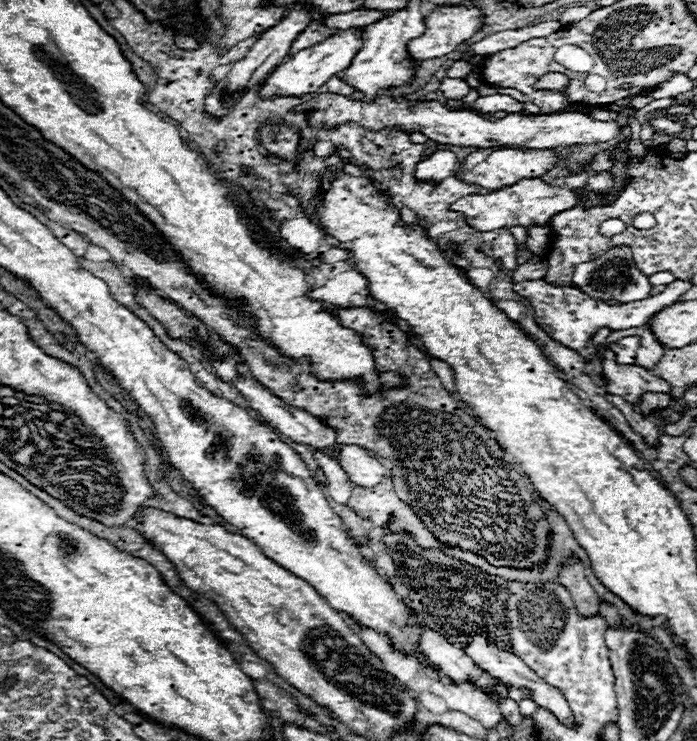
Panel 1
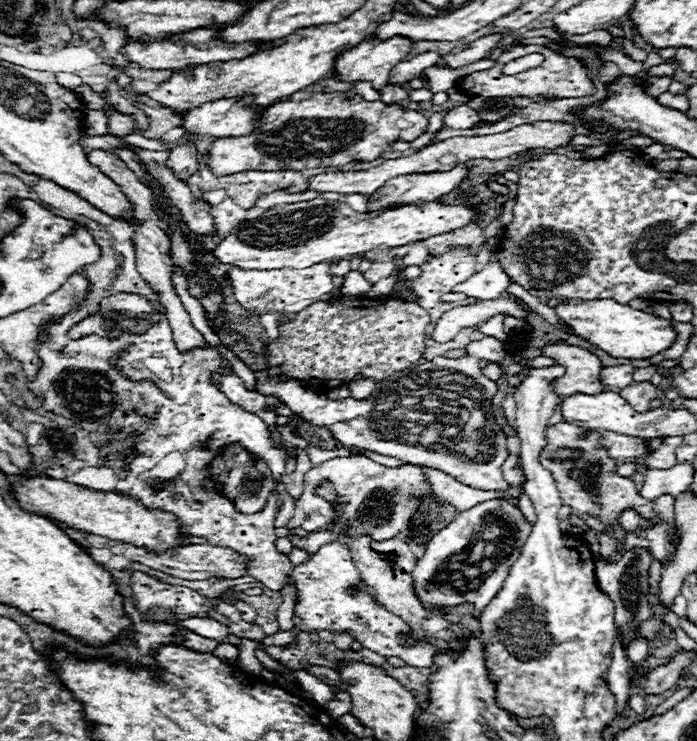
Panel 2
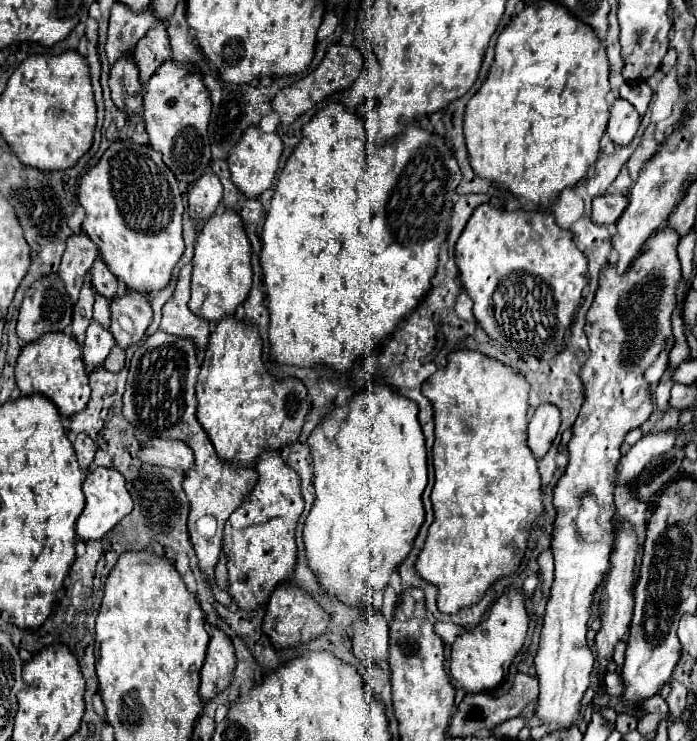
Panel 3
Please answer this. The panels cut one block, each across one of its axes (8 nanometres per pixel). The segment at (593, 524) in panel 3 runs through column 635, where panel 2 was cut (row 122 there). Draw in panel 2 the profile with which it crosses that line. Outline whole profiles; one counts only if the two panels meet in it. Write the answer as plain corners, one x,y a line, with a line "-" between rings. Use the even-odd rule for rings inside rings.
332,92
332,94
294,94
292,100
276,102
262,112
258,128
240,138
220,138
210,146
210,160
208,168
216,176
228,176
246,170
308,170
308,168
328,168
328,166
344,166
350,162
372,162
392,142
412,142
422,136
428,128
428,118
418,112
404,108
400,104
384,104
380,100
364,100
362,96
346,98
346,92

